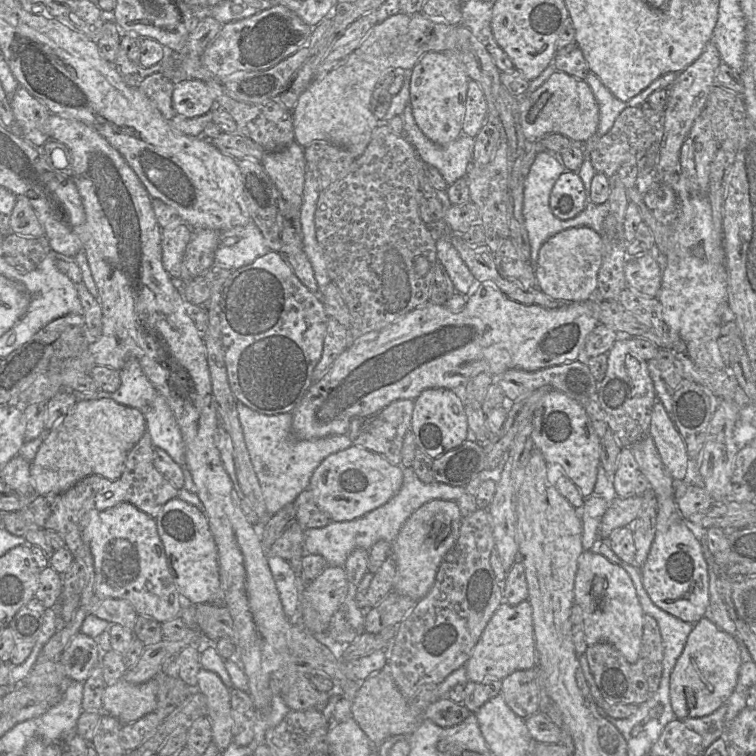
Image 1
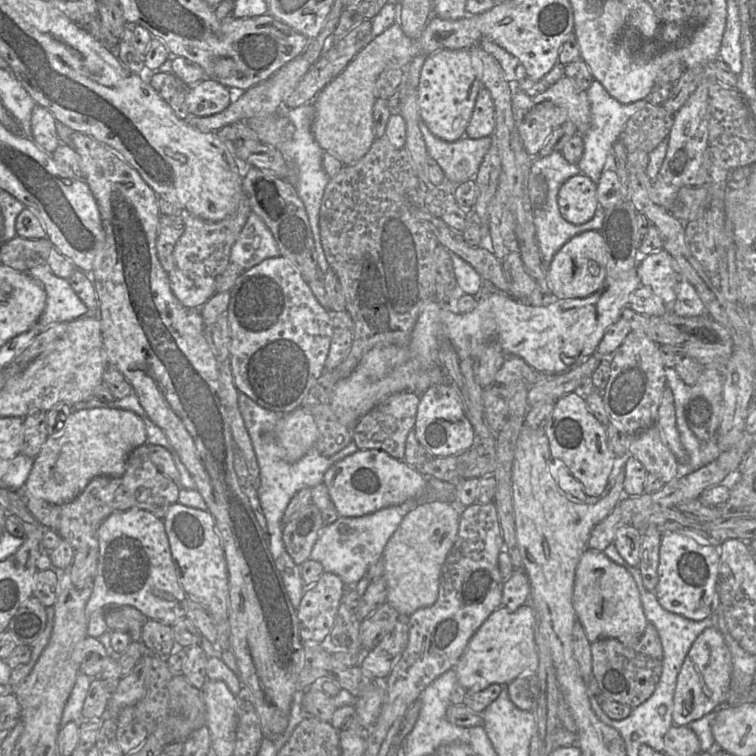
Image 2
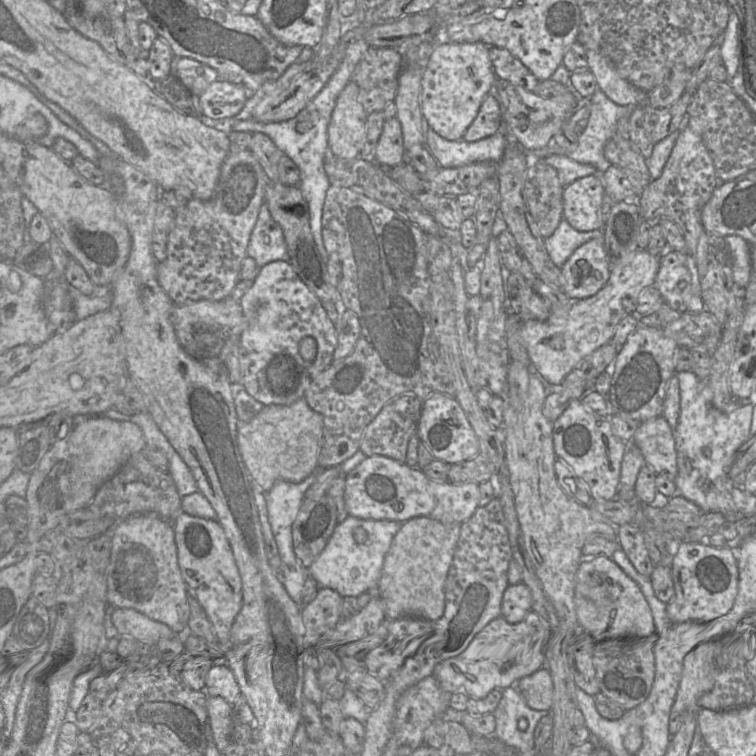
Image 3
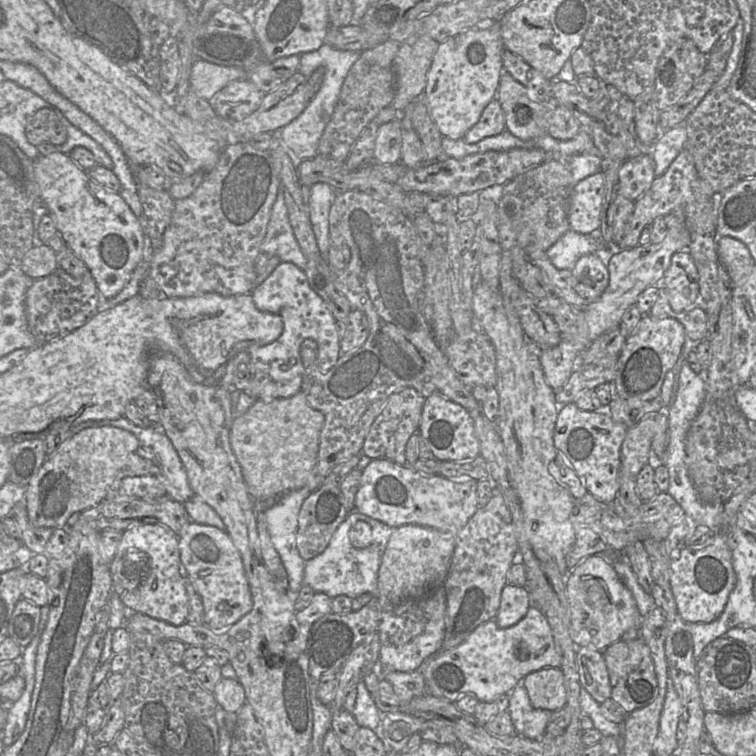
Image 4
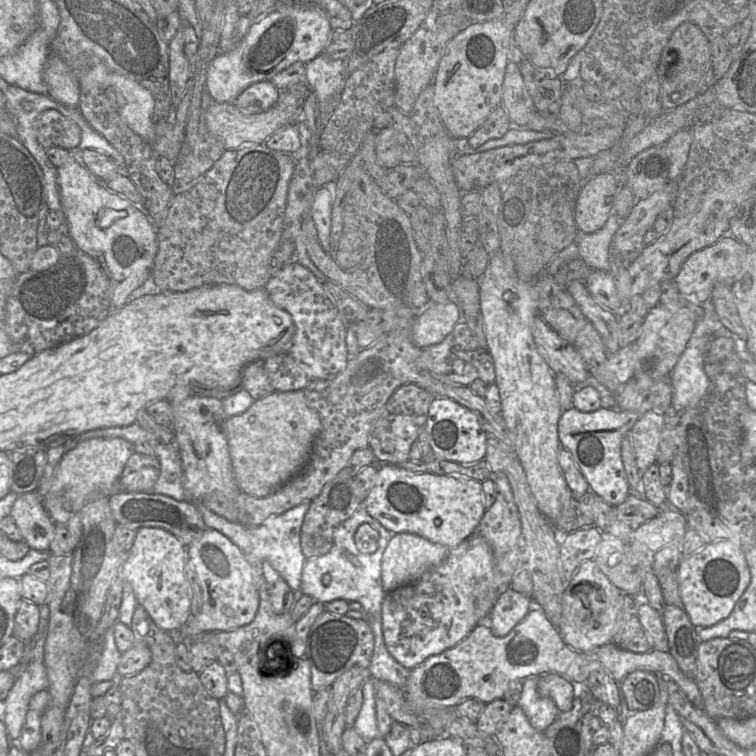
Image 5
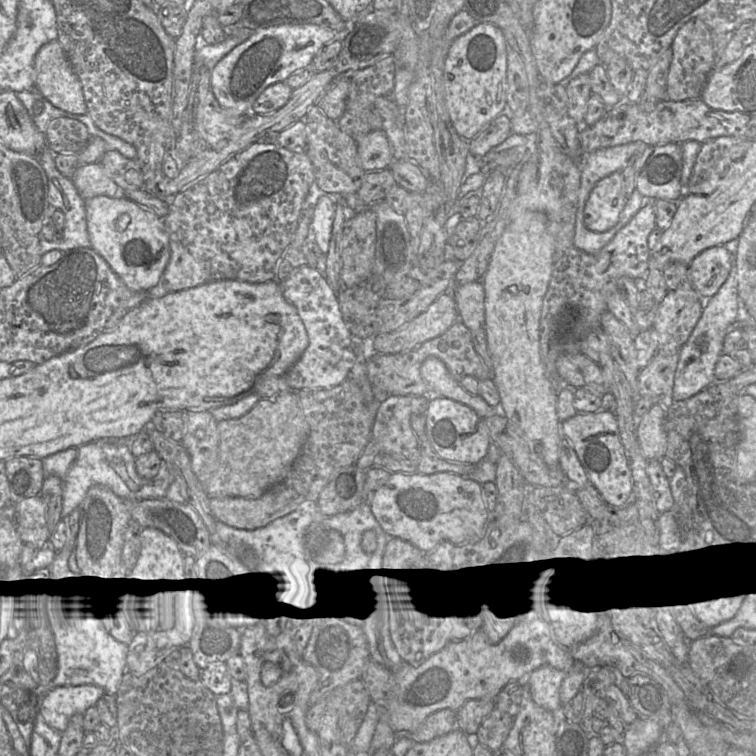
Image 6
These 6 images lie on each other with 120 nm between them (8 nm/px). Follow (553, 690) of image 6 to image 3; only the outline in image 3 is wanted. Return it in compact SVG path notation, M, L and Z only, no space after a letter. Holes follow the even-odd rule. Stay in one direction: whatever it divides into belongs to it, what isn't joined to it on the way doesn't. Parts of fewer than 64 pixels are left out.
M508 687L503 690L503 696L493 712L496 720L496 729L493 737L517 752L530 752L534 750L534 732L545 715L546 711L530 708L517 687ZM525 718L528 728L521 731L518 721Z

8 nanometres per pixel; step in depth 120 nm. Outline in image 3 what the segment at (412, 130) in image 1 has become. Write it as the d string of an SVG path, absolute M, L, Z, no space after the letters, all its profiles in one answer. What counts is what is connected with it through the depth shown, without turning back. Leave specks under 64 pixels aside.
M431 128L426 134L426 146L436 159L440 168L450 169L469 165L475 162L499 162L508 144L505 132L499 131L494 135L476 142L467 142L464 138L459 141L449 141Z

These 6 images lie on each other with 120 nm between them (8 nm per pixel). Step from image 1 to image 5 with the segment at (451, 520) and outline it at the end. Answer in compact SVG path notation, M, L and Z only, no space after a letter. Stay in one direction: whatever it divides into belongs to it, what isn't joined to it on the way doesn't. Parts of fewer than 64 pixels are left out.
M412 533L395 534L382 557L381 577L384 593L417 582L425 573L442 564L449 551L450 549L444 545L433 543Z

